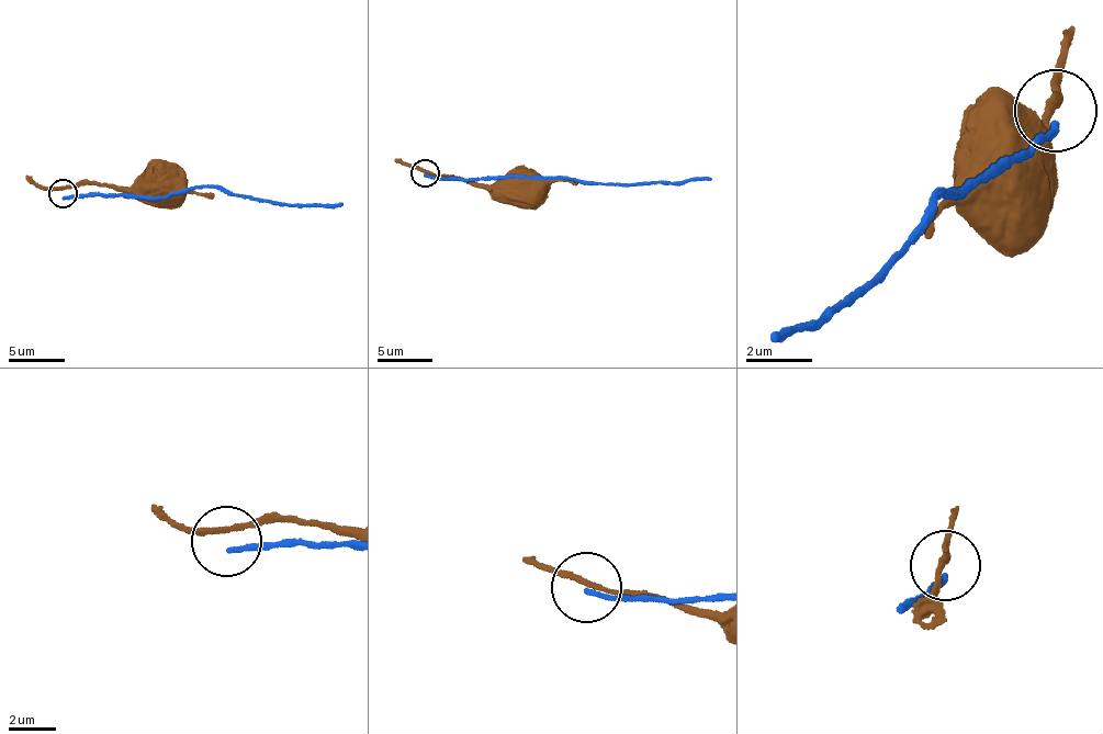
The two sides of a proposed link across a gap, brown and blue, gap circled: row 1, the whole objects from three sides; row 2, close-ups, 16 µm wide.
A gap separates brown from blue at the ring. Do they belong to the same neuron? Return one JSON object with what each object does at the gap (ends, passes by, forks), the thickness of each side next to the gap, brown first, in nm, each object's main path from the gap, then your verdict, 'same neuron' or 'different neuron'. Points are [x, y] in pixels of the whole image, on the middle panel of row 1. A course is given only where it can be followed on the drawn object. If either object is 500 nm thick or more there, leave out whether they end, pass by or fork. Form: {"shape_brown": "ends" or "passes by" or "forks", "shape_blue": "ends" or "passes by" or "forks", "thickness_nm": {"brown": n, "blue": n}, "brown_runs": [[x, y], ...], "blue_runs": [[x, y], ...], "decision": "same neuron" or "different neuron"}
{"shape_brown": "passes by", "shape_blue": "ends", "thickness_nm": {"brown": 200, "blue": 200}, "brown_runs": [[425, 171], [495, 184], [526, 183]], "blue_runs": [[426, 173], [474, 180], [508, 176], [674, 184], [711, 179]], "decision": "different neuron"}

